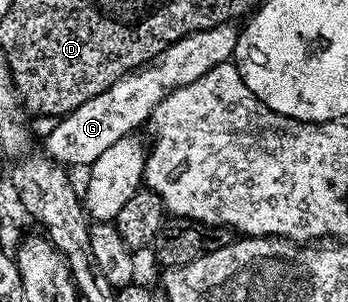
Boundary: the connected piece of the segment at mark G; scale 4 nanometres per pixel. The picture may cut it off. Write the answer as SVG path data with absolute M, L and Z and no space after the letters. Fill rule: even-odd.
M226 23L206 31L195 31L182 37L174 45L170 45L153 62L133 71L130 75L123 75L118 81L114 81L114 85L110 85L110 89L98 93L98 97L90 97L90 101L78 105L78 109L74 109L57 122L60 124L44 139L43 150L48 158L55 159L57 163L67 165L69 168L87 168L98 157L102 157L102 153L106 153L106 149L110 149L114 141L129 138L135 132L132 131L135 127L140 127L143 123L145 126L151 120L157 105L174 89L182 85L190 85L190 81L198 81L198 77L210 73L210 69L229 62L236 54L237 34L237 28Z

